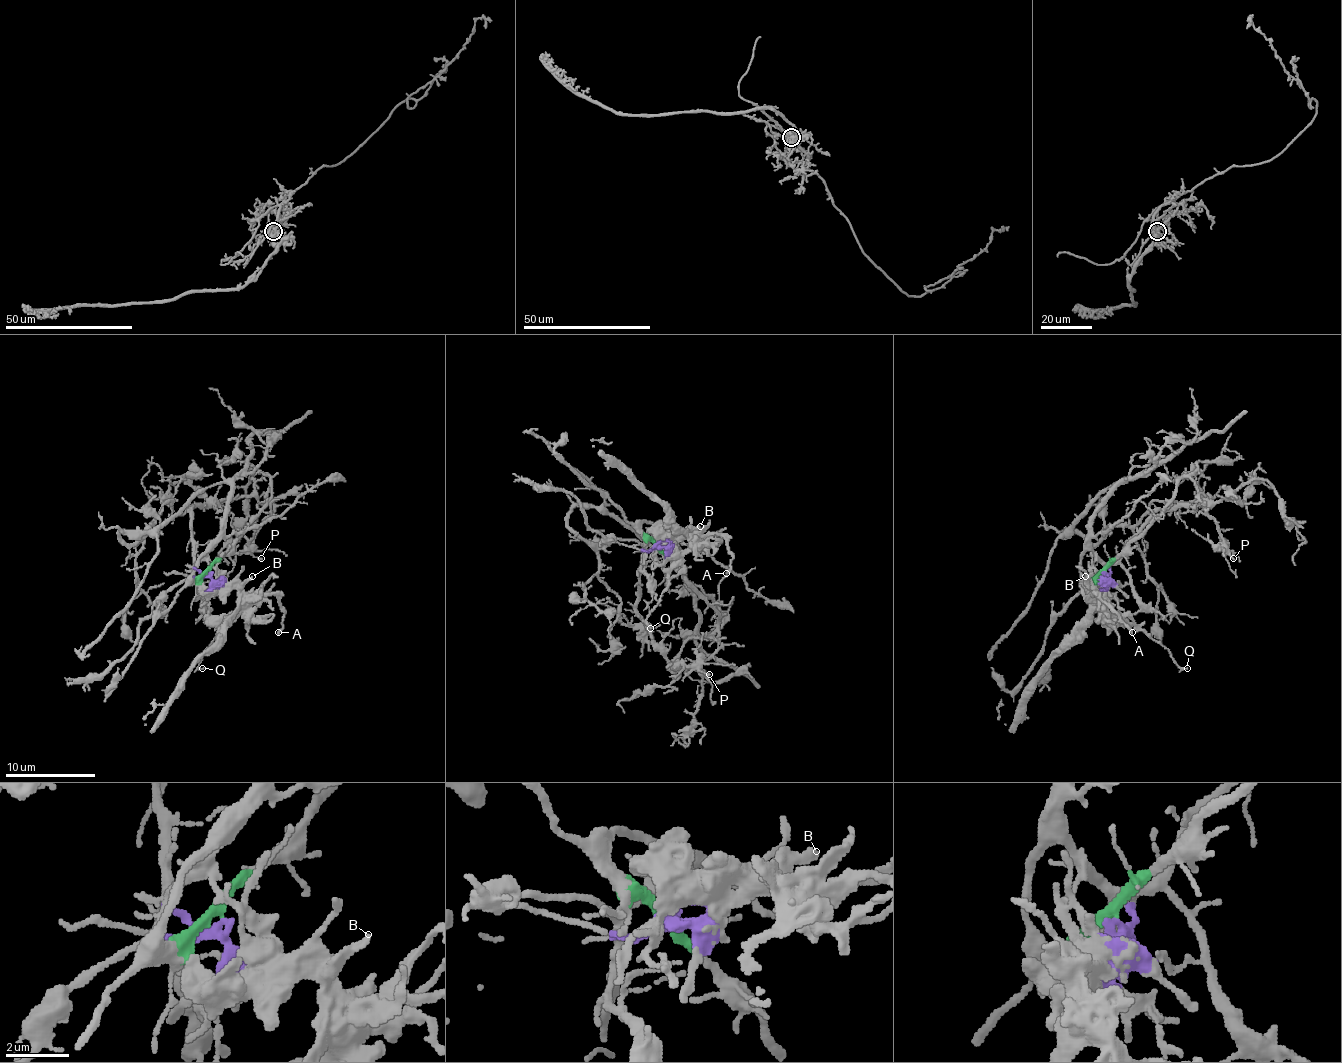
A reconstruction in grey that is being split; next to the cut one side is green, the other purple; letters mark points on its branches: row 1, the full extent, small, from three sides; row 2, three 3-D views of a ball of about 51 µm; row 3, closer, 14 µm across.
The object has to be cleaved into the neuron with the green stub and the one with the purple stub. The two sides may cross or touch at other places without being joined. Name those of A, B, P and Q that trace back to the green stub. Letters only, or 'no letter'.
P

